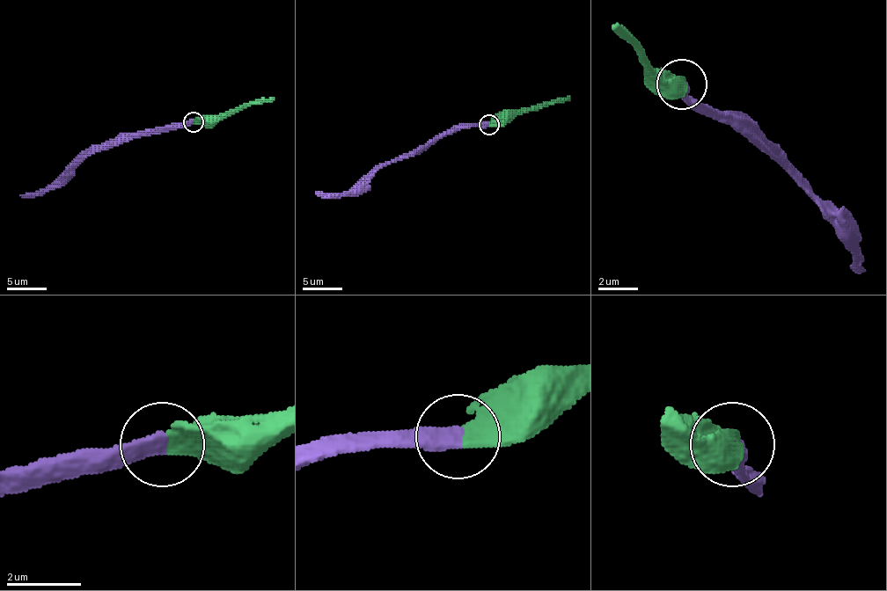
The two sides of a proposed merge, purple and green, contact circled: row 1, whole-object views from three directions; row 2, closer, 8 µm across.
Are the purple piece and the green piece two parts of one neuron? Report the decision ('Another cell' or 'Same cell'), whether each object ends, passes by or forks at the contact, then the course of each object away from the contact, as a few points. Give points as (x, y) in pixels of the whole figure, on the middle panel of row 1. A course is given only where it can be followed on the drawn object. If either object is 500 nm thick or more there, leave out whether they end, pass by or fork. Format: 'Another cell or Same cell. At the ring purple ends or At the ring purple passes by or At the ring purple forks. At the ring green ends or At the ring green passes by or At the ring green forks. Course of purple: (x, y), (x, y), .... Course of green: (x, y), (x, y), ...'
Same cell. Course of purple: (489, 124), (467, 124), (434, 138), (380, 165), (348, 192), (316, 192). Course of green: (489, 124), (500, 124), (508, 116), (533, 110), (547, 102), (565, 100), (569, 96)

